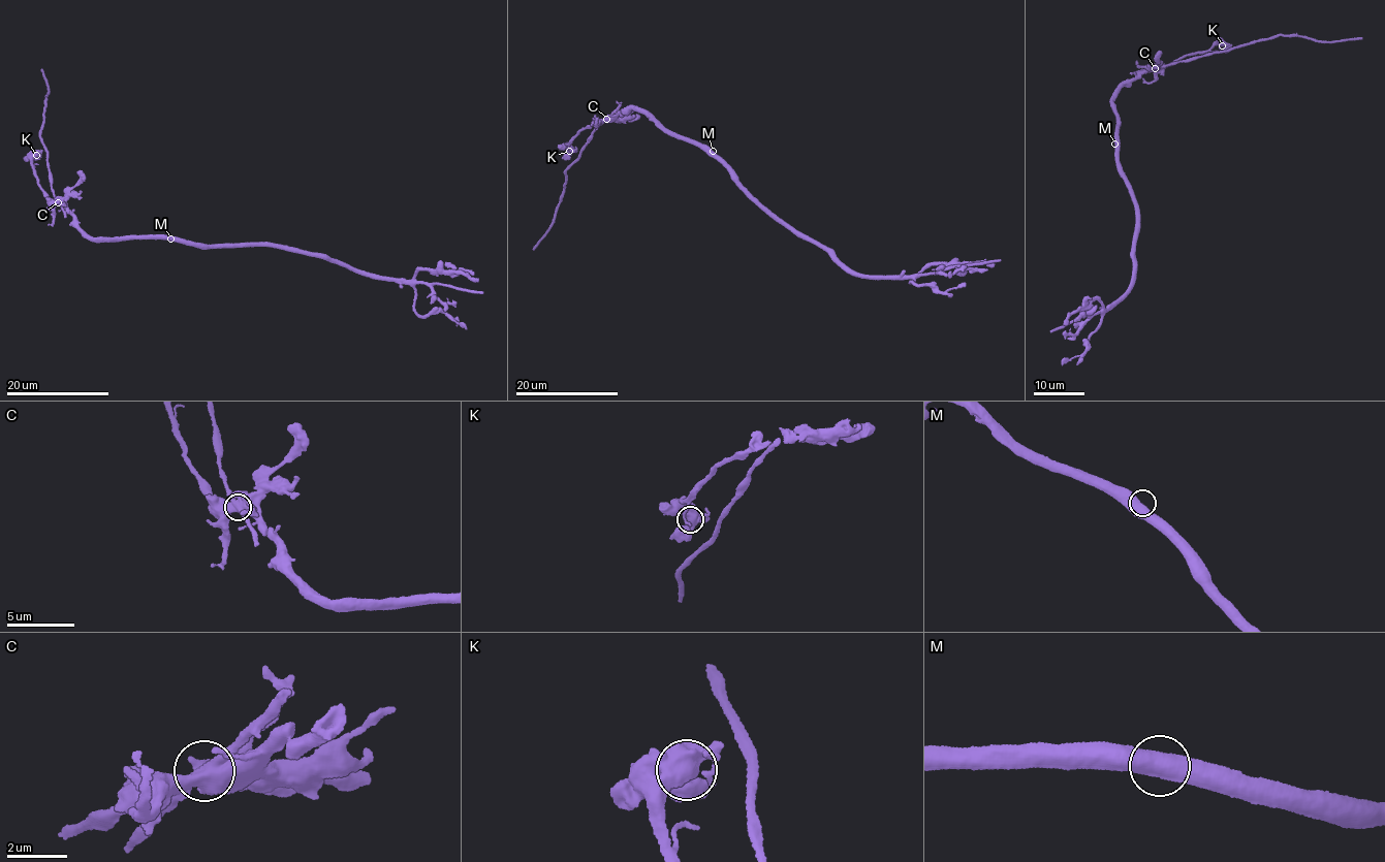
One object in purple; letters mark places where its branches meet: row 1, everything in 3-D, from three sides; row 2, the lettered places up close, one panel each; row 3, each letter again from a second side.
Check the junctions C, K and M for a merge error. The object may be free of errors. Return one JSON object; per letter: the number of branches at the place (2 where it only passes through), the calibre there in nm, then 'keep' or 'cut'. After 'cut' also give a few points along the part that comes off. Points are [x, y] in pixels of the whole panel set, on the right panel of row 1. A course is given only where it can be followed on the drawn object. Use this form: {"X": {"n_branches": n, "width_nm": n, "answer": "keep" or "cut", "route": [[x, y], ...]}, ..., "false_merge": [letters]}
{"C": {"n_branches": 3, "width_nm": 600, "answer": "cut", "route": [[1155, 67], [1189, 61], [1279, 35], [1332, 42], [1362, 37]]}, "K": {"n_branches": 3, "width_nm": 550, "answer": "keep"}, "M": {"n_branches": 2, "width_nm": 550, "answer": "keep"}, "false_merge": ["C"]}

